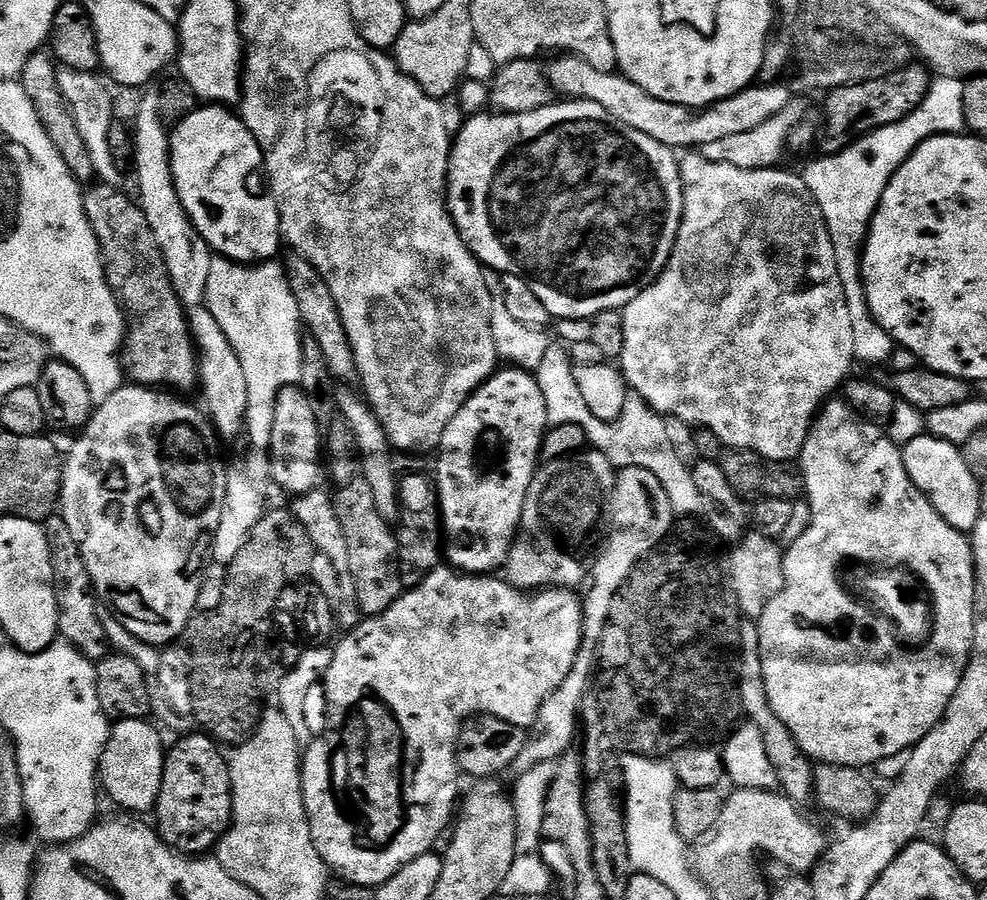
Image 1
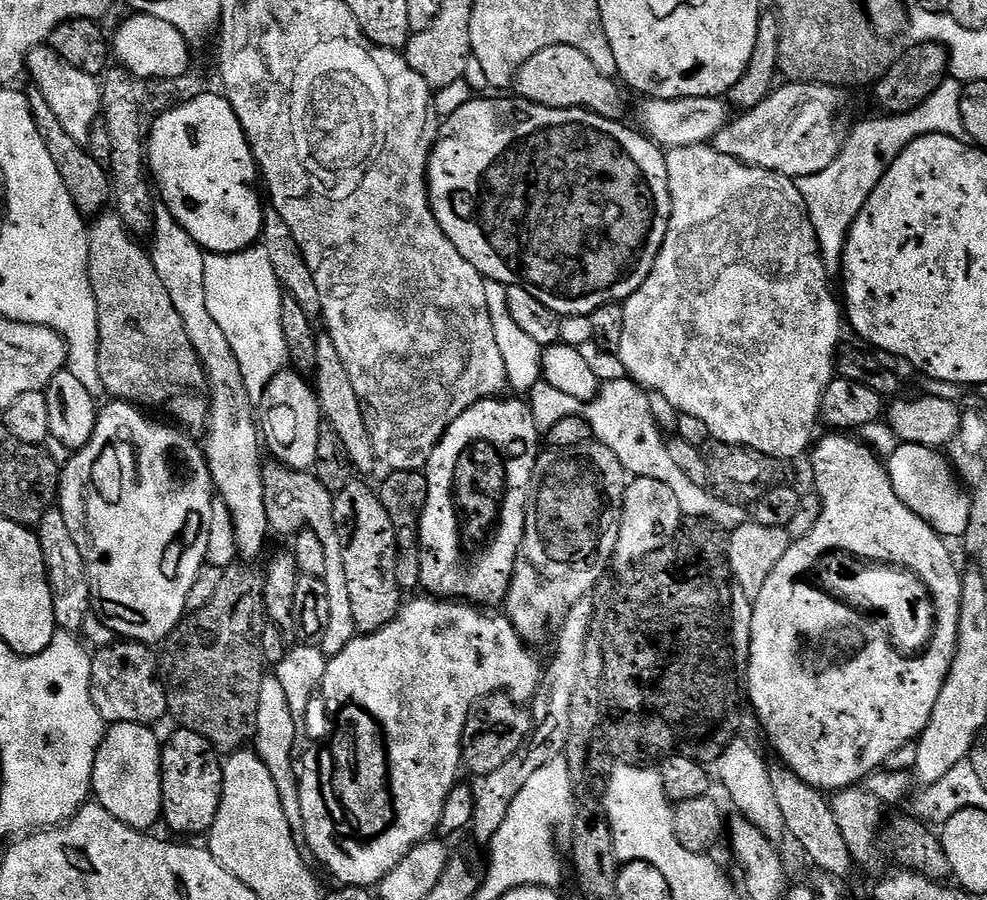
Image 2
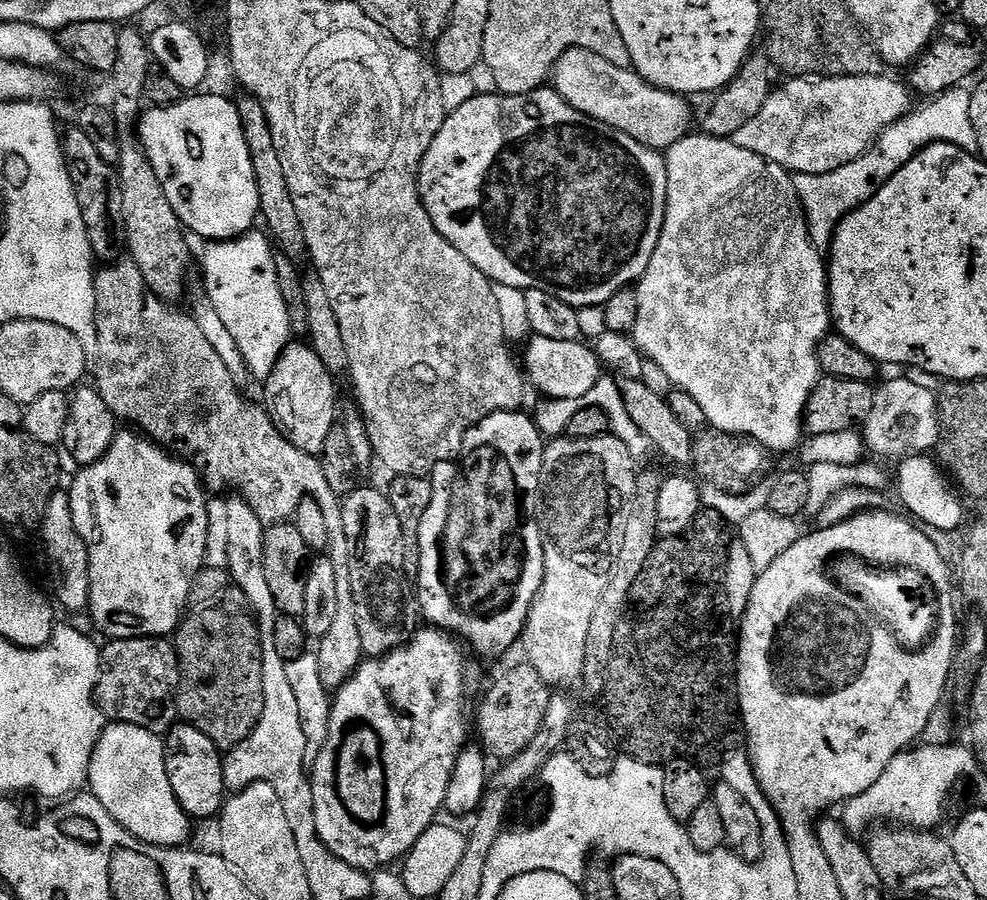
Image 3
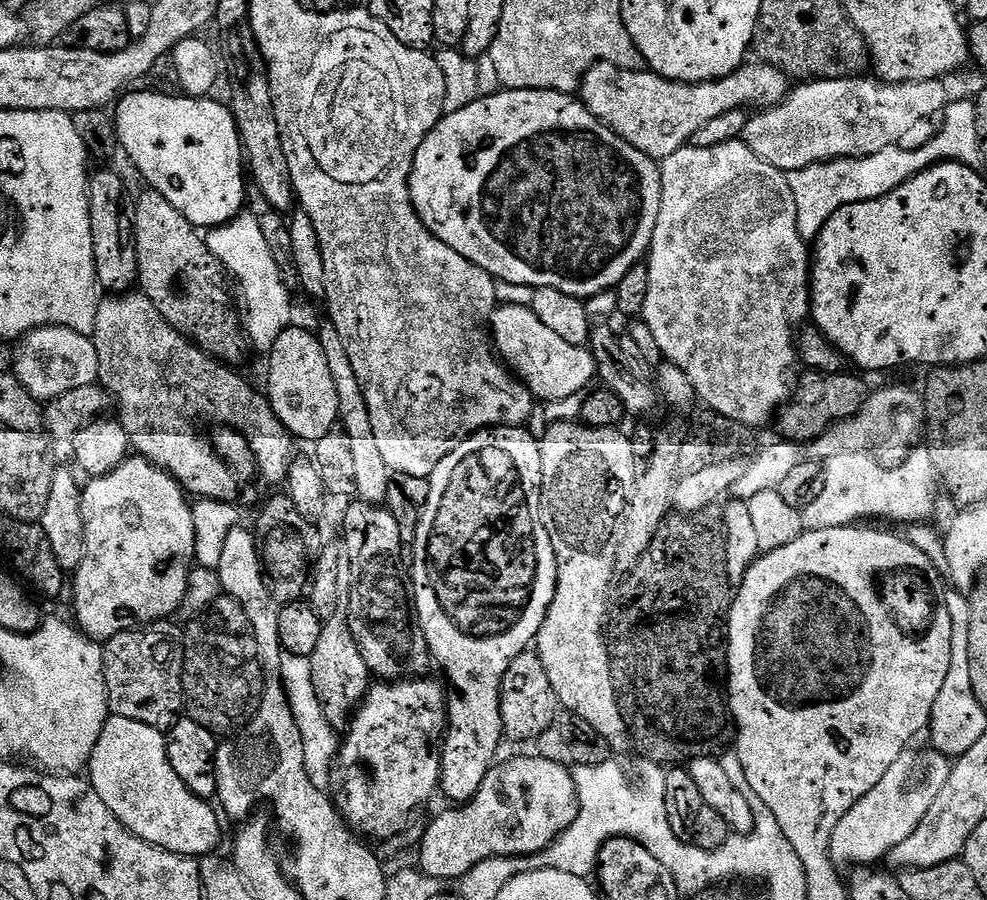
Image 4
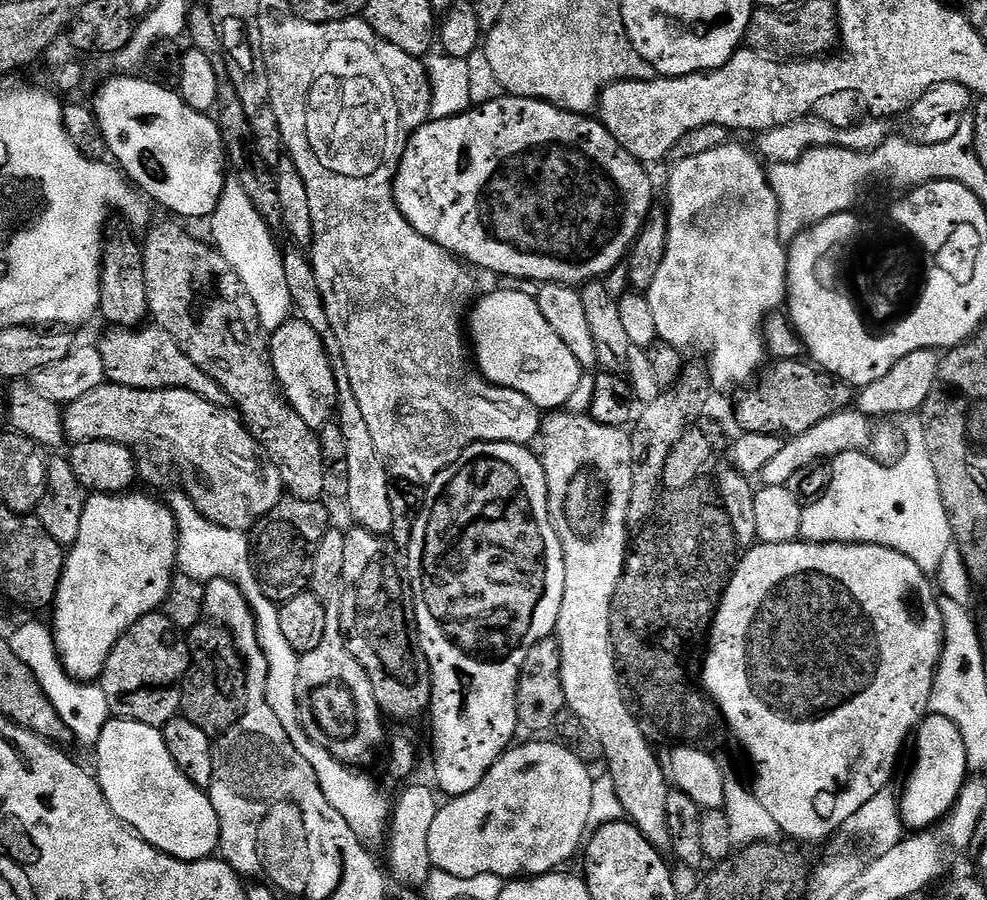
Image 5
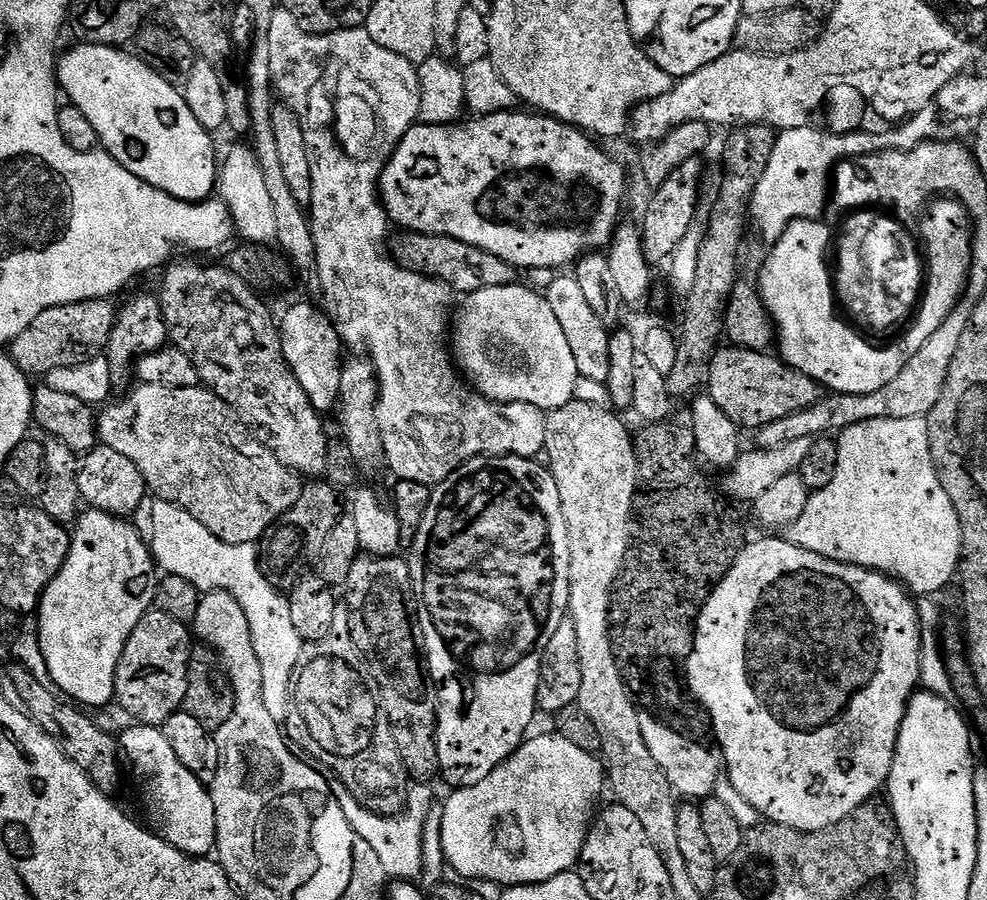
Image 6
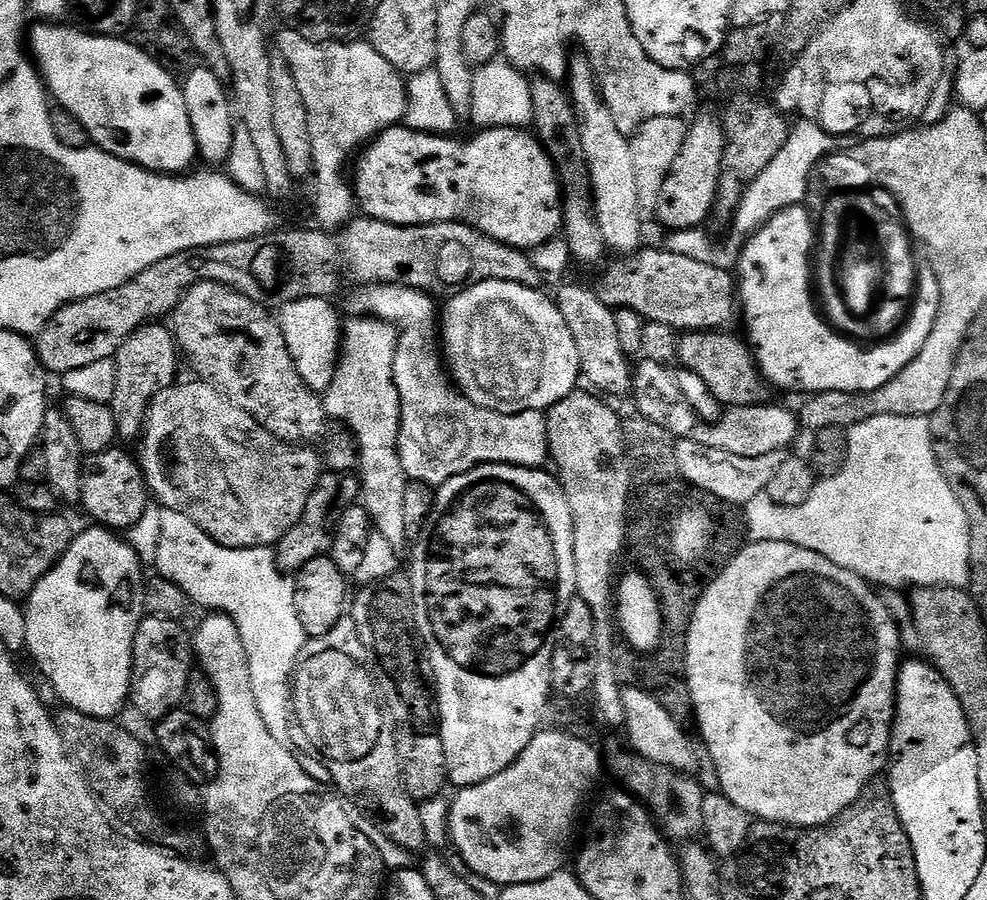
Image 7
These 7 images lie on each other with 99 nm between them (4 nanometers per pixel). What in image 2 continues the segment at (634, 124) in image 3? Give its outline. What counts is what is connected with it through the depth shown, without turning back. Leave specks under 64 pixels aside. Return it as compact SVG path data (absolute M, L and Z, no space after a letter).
M559 44L546 46L546 50L534 54L534 58L526 61L516 74L514 88L520 91L517 92L519 99L547 108L587 108L589 112L597 112L600 116L616 118L624 108L624 96L620 93L621 85L616 85L612 78L600 72L582 50Z

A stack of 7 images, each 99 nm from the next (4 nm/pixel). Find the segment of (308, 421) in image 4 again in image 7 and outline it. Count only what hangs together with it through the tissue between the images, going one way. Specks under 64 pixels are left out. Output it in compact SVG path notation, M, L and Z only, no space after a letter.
M302 298L283 305L278 312L278 323L286 338L286 350L290 350L290 358L294 358L298 374L302 374L302 382L306 382L306 386L317 394L327 392L330 382L334 382L342 351L342 319L332 303L328 298Z

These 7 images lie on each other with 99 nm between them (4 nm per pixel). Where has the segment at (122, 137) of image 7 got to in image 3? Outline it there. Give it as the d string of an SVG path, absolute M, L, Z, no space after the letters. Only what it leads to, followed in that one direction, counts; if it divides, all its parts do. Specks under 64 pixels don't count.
M189 96L192 96L189 100L181 98L166 108L149 107L140 117L138 139L185 229L193 237L201 236L204 242L235 240L253 231L252 223L255 220L257 223L260 216L258 182L254 178L254 162L250 162L246 134L242 134L242 118L238 118L235 103L229 98Z

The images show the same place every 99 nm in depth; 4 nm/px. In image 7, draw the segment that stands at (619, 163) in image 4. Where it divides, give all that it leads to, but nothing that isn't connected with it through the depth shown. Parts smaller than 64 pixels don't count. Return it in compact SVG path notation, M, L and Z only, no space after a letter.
M397 126L387 128L381 136L377 136L371 144L363 149L359 157L356 168L356 180L354 176L354 195L359 207L364 208L363 215L373 220L390 222L391 224L445 224L446 222L456 222L457 224L469 224L470 227L478 229L482 234L486 234L491 240L502 242L511 248L521 250L531 250L540 248L544 244L557 239L561 235L564 226L564 202L562 199L562 189L560 187L560 176L556 173L556 165L548 157L548 151L543 144L536 139L531 131L522 128L490 128L480 130L475 133L477 136L473 140L452 140L451 135L431 136L429 132L416 132L407 126Z

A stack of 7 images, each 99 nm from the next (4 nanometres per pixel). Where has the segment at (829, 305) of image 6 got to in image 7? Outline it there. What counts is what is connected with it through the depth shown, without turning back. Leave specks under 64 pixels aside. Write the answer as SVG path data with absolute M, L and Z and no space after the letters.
M797 206L782 210L776 216L769 216L764 227L753 232L743 245L745 248L740 256L740 272L738 271L738 304L742 309L742 324L748 327L747 343L751 345L761 376L773 389L781 388L784 392L804 392L803 394L877 392L925 348L940 312L940 287L935 277L923 277L916 288L914 310L900 336L875 346L861 346L855 339L831 327L814 299L814 249L818 244L818 232L814 227L814 216L806 209L807 207Z

